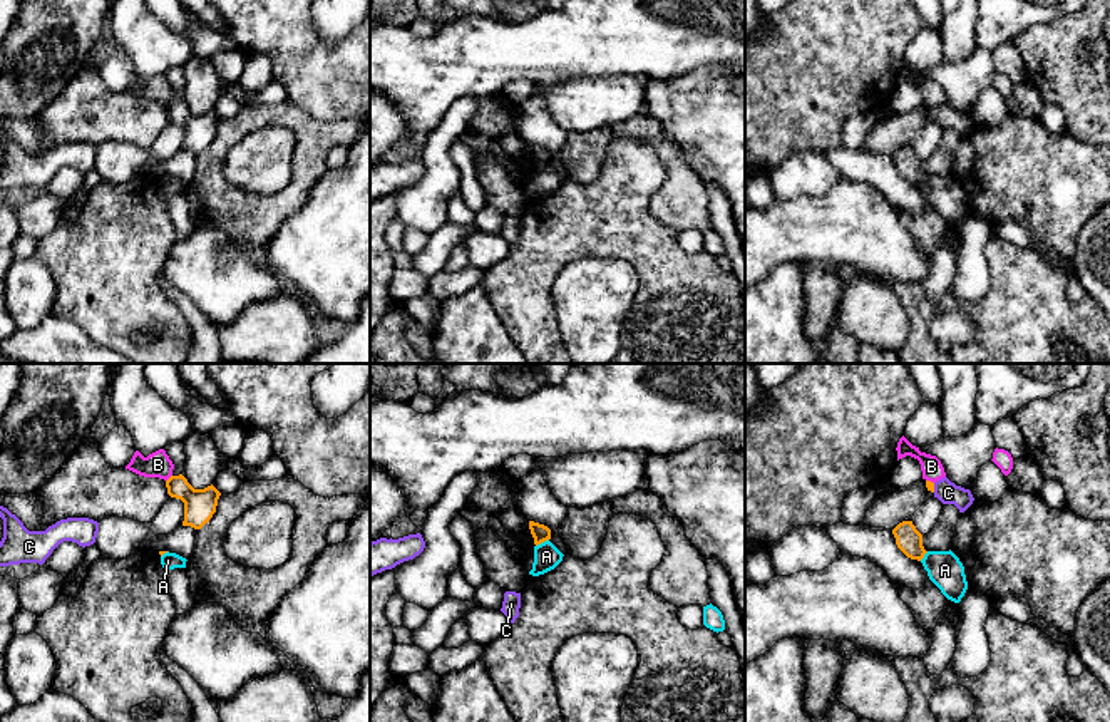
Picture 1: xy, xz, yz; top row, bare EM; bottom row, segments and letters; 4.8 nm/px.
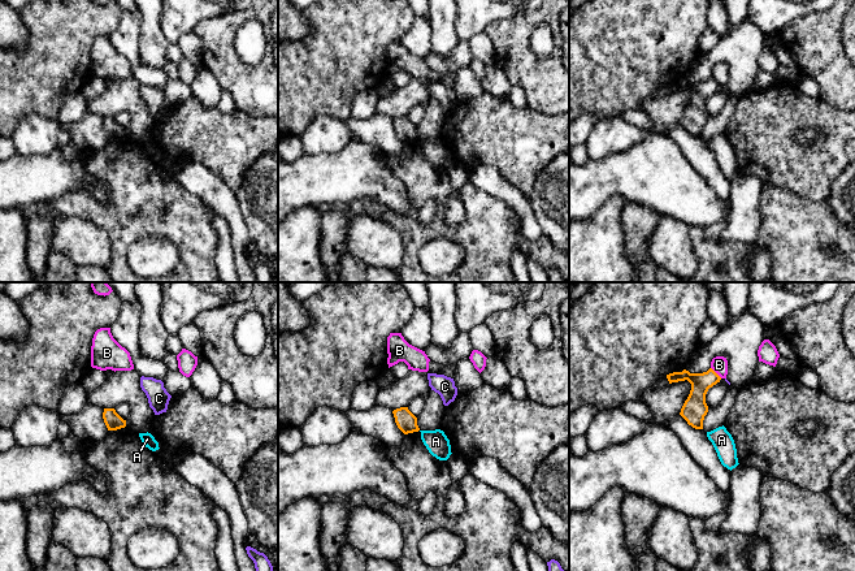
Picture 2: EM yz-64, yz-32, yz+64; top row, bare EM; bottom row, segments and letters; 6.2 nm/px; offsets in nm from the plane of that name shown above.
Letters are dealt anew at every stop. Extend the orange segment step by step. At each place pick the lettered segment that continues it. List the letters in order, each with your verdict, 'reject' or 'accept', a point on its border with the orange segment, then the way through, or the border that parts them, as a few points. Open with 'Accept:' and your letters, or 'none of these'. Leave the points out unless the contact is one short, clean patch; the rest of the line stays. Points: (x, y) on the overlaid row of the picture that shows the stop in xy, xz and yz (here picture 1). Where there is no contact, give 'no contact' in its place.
Accept: C
A: reject; contact xz (541, 541); border xz (548, 538), (536, 546)
B: reject; contact xy (169, 478); border xy (171, 474), (166, 481)
C: accept; contact yz (933, 488); way yz (930, 484), (933, 488), (941, 488), (948, 493)

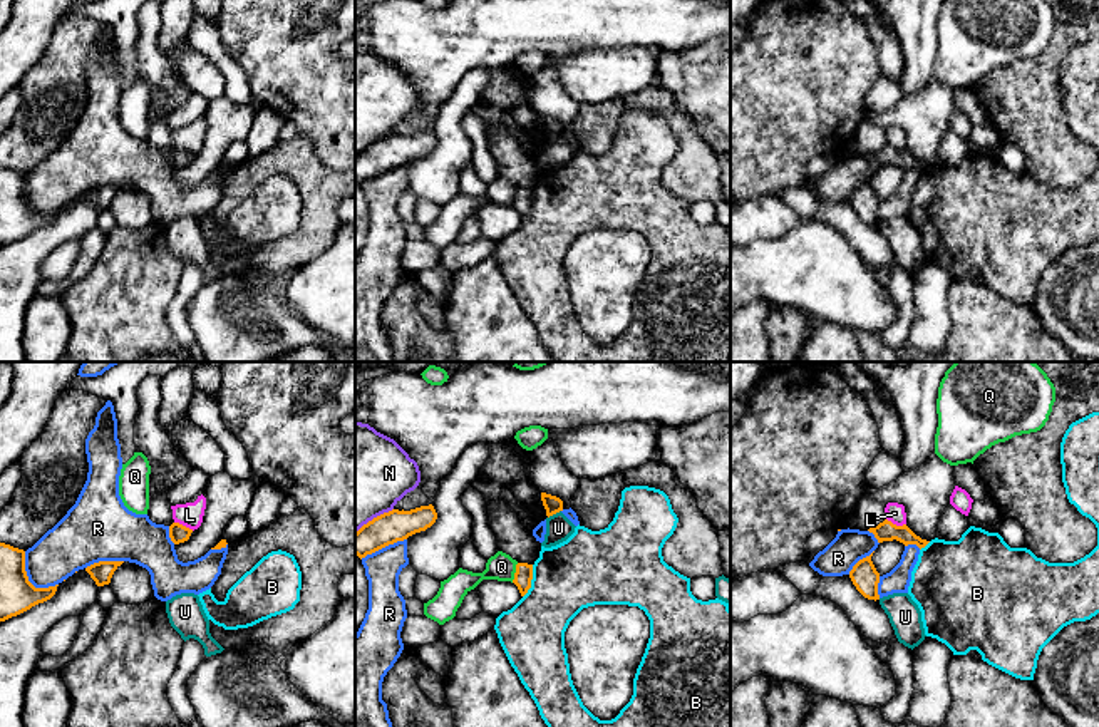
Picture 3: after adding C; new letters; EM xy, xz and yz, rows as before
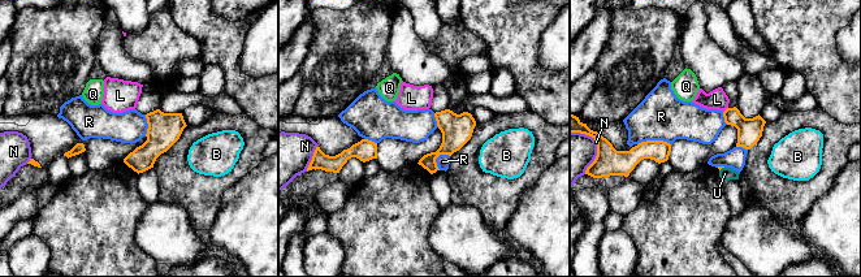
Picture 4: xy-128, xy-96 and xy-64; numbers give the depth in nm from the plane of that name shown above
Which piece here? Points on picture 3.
Accept: none of these
B: reject; contact xz (530, 582)
L: reject; contact yz (895, 525); border yz (887, 518), (897, 525), (905, 525)
N: reject; contact xz (374, 518)
Q: reject; contact xz (515, 573); border xz (518, 563), (511, 582)
R: reject; contact xy (27, 580)
U: reject; contact xz (553, 513); border xz (560, 510), (548, 518)

